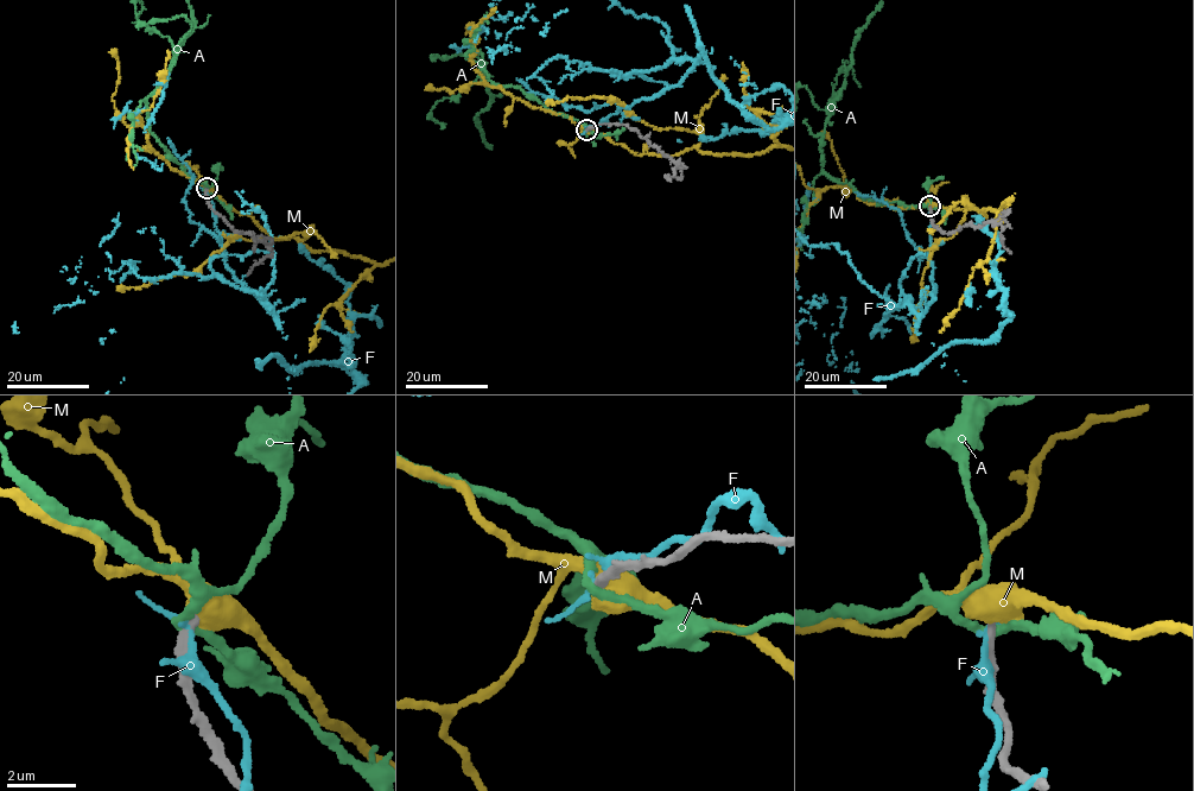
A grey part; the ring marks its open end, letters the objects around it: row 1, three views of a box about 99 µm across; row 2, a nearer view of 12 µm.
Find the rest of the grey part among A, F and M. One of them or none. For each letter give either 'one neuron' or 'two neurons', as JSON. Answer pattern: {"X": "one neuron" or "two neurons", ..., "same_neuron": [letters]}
{"A": "two neurons", "F": "two neurons", "M": "two neurons", "same_neuron": []}

